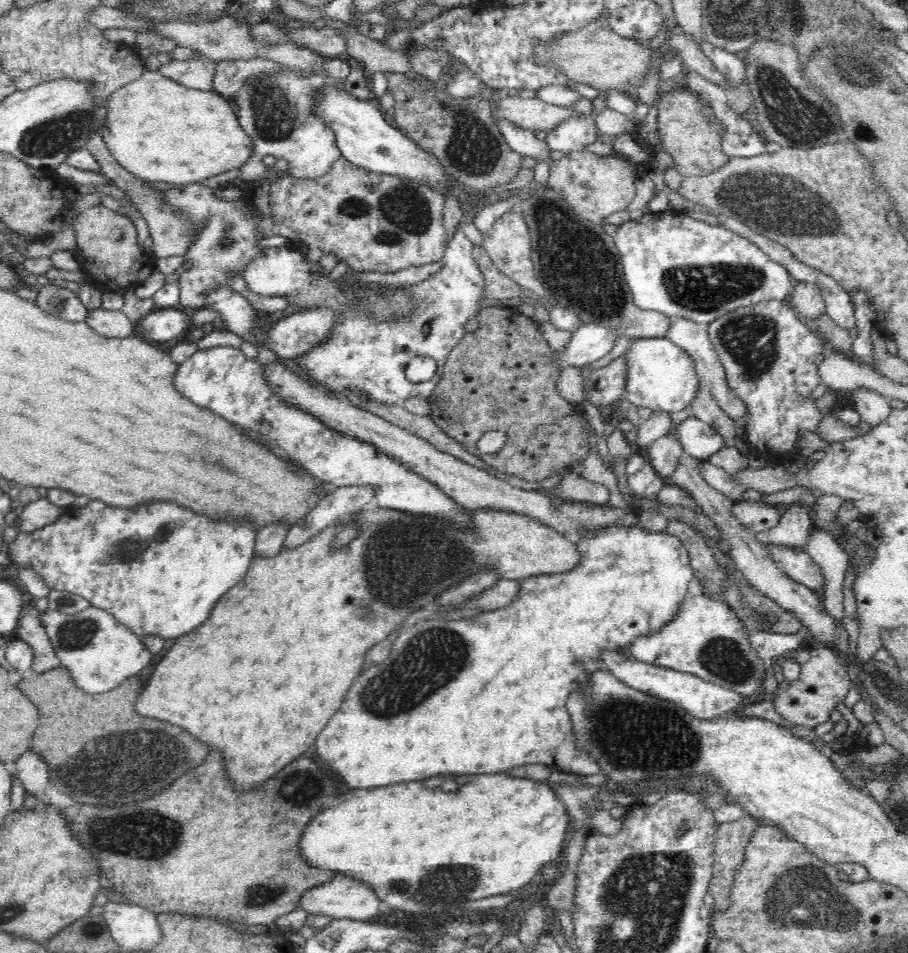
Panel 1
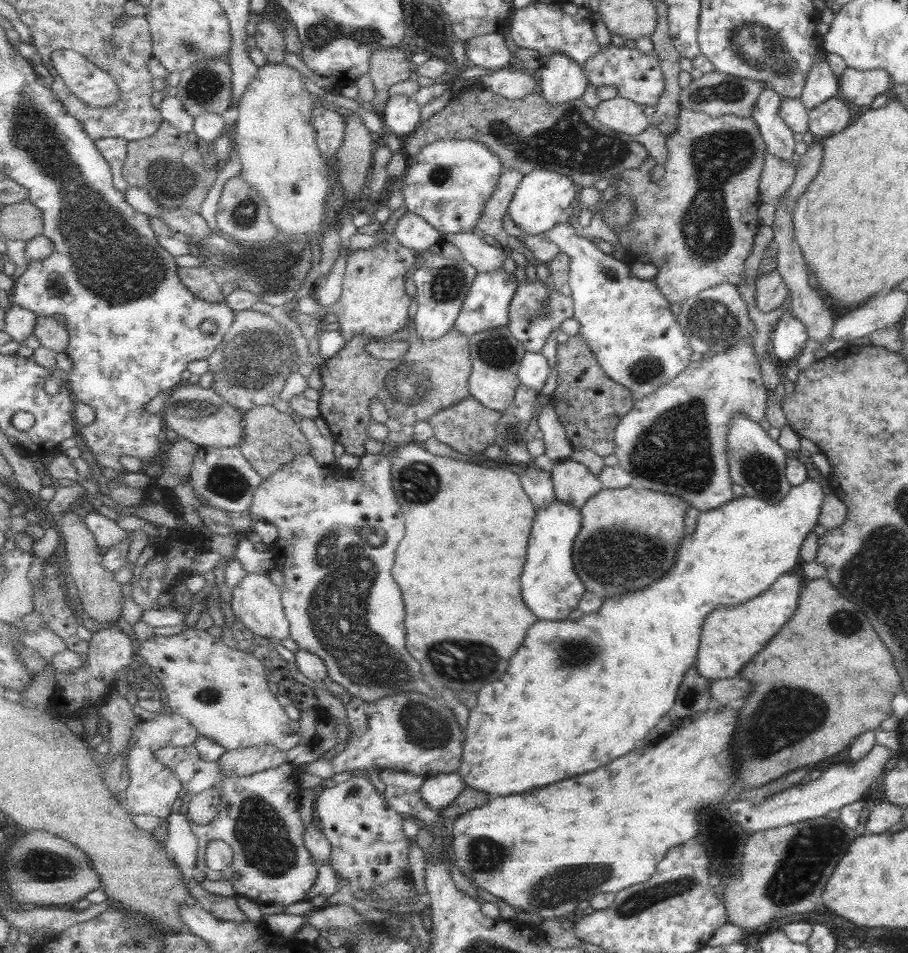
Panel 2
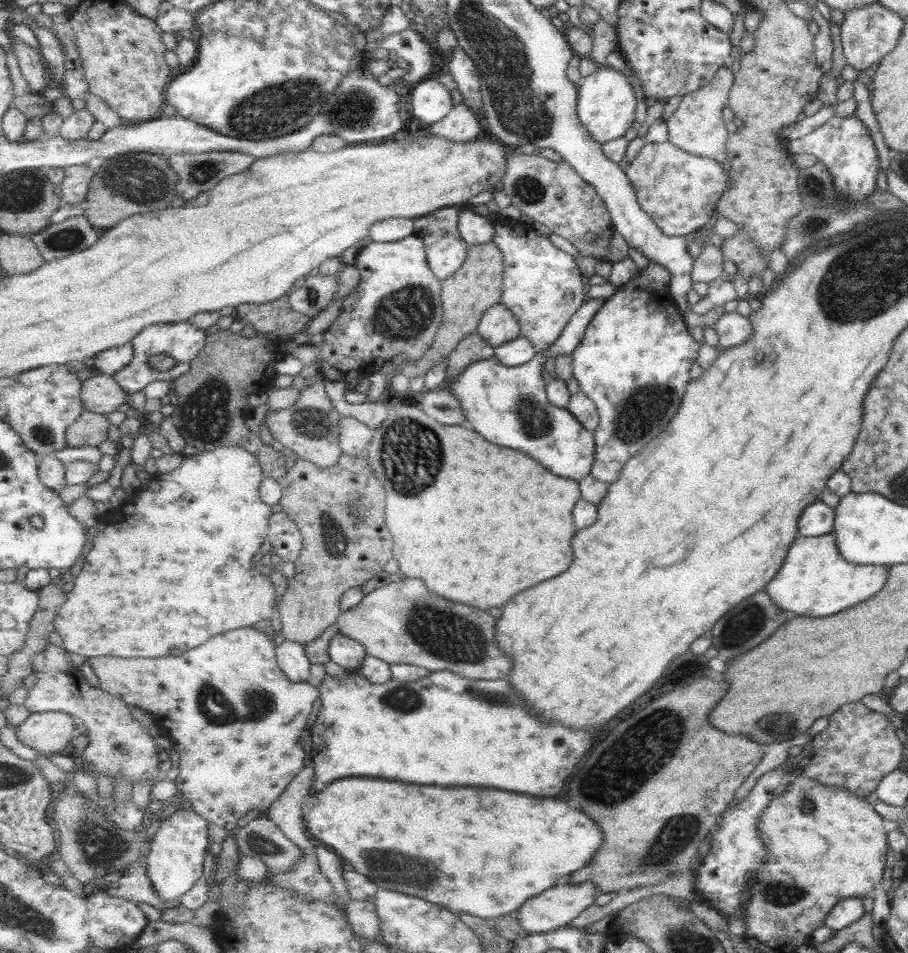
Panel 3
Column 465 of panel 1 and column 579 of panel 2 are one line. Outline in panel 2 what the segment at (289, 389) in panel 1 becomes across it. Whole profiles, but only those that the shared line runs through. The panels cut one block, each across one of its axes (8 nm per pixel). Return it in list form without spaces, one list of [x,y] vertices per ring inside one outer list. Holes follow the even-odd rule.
[[[569,458],[553,465],[551,474],[557,501],[567,501],[582,509],[592,496],[604,488],[586,464]]]

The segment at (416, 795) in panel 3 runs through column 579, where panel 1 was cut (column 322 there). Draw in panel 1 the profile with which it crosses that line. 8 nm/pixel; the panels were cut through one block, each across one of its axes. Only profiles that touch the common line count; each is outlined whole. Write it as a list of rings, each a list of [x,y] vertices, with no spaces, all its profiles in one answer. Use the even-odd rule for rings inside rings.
[[[486,774],[486,776],[434,776],[430,780],[416,780],[406,784],[392,784],[386,788],[372,788],[372,790],[352,790],[340,804],[330,806],[316,814],[310,824],[306,826],[300,838],[300,855],[306,859],[308,865],[321,871],[335,872],[338,876],[350,876],[351,880],[362,882],[374,891],[380,899],[382,907],[390,908],[391,912],[399,910],[407,916],[415,914],[432,916],[431,914],[444,914],[449,910],[459,912],[462,904],[472,900],[482,900],[491,896],[505,895],[512,890],[519,891],[532,881],[541,867],[562,858],[563,842],[568,838],[569,814],[562,800],[552,794],[549,784],[545,781],[526,780],[526,778],[510,778],[506,774]]]

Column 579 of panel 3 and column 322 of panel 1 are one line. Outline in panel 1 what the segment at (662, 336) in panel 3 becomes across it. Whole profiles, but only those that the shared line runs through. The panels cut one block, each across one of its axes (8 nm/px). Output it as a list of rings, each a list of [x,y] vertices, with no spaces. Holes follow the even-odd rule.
[[[455,231],[454,237],[447,243],[444,256],[442,257],[442,270],[437,275],[431,276],[418,284],[413,284],[409,292],[415,296],[419,305],[414,313],[414,319],[396,319],[389,323],[376,323],[368,319],[366,315],[354,315],[354,311],[345,317],[335,320],[334,336],[320,348],[314,347],[304,353],[299,359],[299,367],[311,376],[318,383],[320,388],[326,387],[330,392],[335,392],[338,398],[347,398],[350,388],[361,388],[368,397],[388,403],[390,405],[403,404],[411,397],[424,397],[428,399],[436,388],[437,382],[442,378],[445,363],[450,351],[452,351],[468,333],[465,324],[476,318],[478,312],[478,302],[482,300],[482,288],[484,288],[484,276],[480,273],[476,261],[473,257],[473,247],[475,246],[464,231]],[[417,357],[431,357],[437,362],[435,375],[424,382],[412,383],[405,375],[405,371],[410,361]]]

